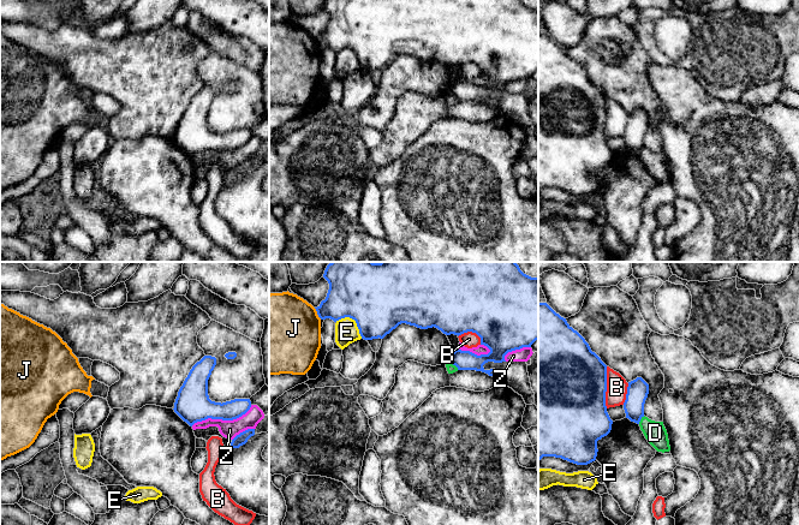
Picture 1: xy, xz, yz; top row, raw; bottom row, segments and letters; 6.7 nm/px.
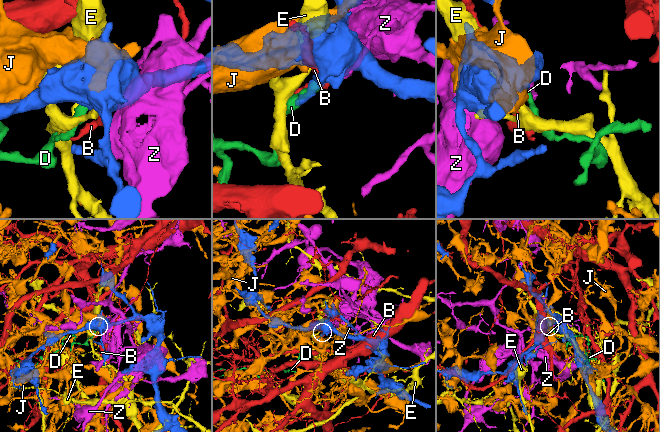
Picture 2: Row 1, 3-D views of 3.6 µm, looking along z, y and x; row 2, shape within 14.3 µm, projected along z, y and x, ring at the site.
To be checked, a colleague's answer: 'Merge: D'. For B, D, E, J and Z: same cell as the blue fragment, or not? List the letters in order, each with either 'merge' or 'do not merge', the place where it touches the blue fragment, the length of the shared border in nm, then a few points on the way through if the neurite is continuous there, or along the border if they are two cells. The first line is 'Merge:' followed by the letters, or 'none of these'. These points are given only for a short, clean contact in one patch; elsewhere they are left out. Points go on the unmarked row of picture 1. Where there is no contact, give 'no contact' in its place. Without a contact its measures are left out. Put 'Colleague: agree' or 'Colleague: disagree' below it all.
Merge: none of these
B: do not merge; meets blue in yz at (606, 118); contact 280 nm long
D: do not merge; meets blue in xz at (453, 95); contact 90 nm long; border along xz (447, 94), (452, 94), (458, 100)
E: do not merge; meets blue in xz at (353, 49); contact 220 nm long
J: do not merge; meets blue in xz at (317, 45); contact 90 nm long
Z: do not merge; meets blue in xy at (221, 149); contact 440 nm long
Colleague: disagree

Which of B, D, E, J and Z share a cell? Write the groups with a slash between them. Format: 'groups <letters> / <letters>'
groups B / D / E / J / Z

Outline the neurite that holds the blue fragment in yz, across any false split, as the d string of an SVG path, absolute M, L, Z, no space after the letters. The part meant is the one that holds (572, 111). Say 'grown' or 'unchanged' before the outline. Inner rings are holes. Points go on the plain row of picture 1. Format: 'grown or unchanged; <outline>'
unchanged; M538 34L538 191L555 187L577 196L596 191L597 172L612 161L606 137L607 96L585 70L547 34Z

